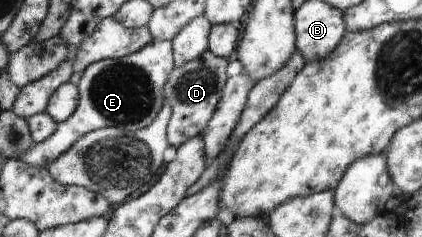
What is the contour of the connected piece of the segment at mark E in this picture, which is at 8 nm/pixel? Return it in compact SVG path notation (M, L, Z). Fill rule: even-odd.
M157 39L131 56L95 63L84 72L78 84L81 93L78 111L67 122L60 123L59 130L50 139L37 143L21 160L35 168L49 169L83 136L97 129L115 127L123 132L135 132L150 127L162 114L166 84L176 66L173 41Z

